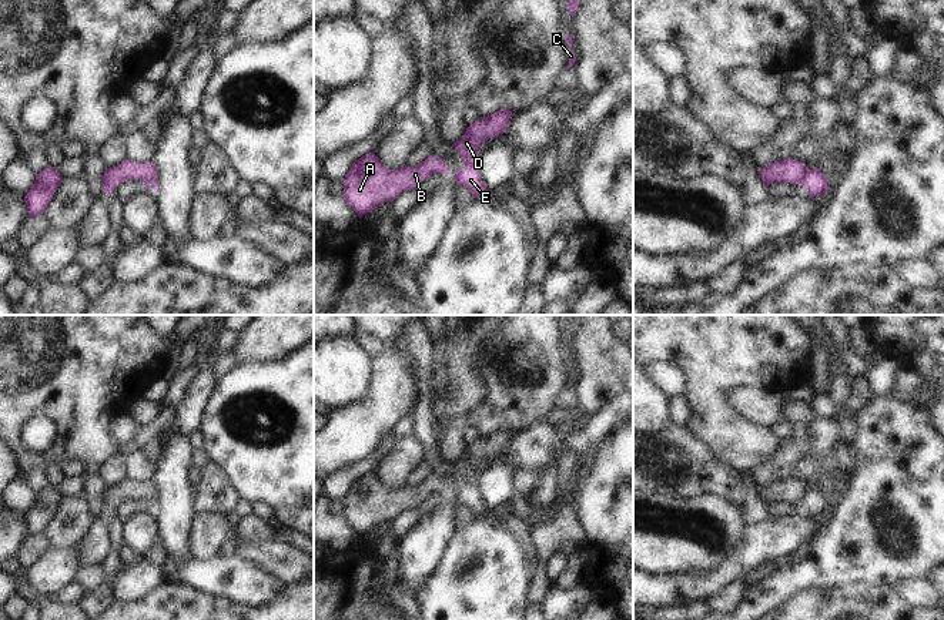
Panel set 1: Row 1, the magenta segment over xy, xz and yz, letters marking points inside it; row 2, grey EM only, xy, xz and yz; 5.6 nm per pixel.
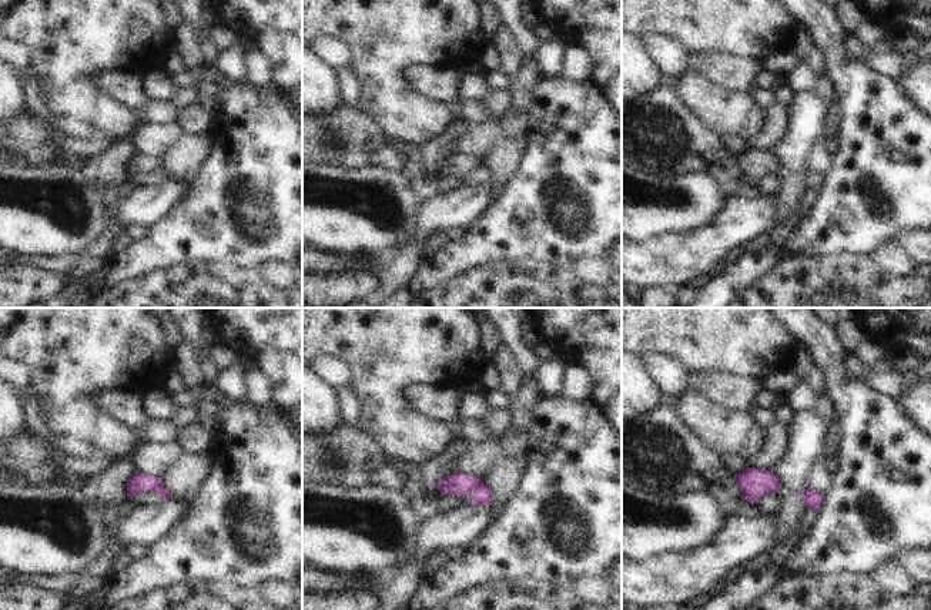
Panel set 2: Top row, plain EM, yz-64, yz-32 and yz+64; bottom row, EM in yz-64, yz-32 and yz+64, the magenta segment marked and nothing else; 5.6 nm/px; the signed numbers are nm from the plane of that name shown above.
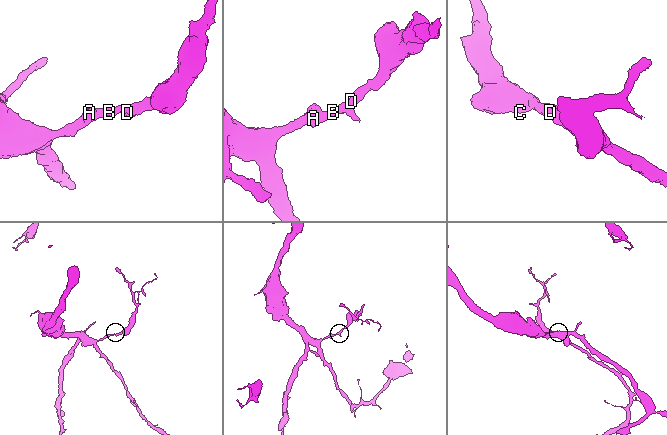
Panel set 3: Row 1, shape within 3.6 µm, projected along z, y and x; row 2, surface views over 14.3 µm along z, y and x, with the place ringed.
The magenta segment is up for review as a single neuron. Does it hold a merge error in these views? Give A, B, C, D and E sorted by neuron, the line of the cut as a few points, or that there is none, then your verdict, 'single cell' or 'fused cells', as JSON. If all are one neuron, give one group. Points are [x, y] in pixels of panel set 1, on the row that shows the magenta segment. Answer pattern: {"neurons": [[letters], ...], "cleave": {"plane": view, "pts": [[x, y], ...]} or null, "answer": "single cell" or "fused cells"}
{"neurons": [["A", "B", "C", "D"], ["E"]], "cleave": {"plane": "yz", "pts": [[809, 170], [797, 183]]}, "answer": "fused cells"}

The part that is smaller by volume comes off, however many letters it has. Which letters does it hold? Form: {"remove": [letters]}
{"remove": ["E"]}

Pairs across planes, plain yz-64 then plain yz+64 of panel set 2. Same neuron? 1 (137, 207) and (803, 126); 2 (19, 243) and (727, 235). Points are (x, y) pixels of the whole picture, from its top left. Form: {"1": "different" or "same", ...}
{"1": "different", "2": "different"}

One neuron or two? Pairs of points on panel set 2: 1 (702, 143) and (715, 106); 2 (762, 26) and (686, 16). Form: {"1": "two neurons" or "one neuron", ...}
{"1": "two neurons", "2": "one neuron"}

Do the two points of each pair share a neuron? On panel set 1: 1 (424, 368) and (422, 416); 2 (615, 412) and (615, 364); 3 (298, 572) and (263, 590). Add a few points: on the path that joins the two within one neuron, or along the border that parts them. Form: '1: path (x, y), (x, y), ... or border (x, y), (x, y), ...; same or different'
1: path (422, 379), (422, 405); same
2: border (618, 395), (589, 416); different
3: border (253, 562), (284, 583); different

